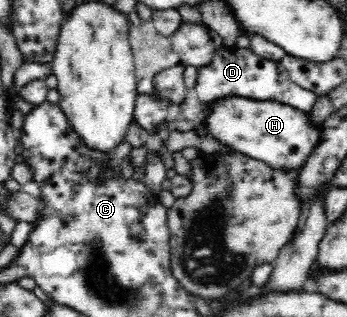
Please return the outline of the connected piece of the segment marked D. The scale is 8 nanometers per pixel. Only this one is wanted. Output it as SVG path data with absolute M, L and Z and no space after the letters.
M217 48L209 65L202 69L197 67L194 88L202 104L231 96L245 96L254 100L276 101L307 113L311 112L319 97L314 91L303 89L300 85L291 81L281 62L260 58L249 48L235 48L234 51Z

